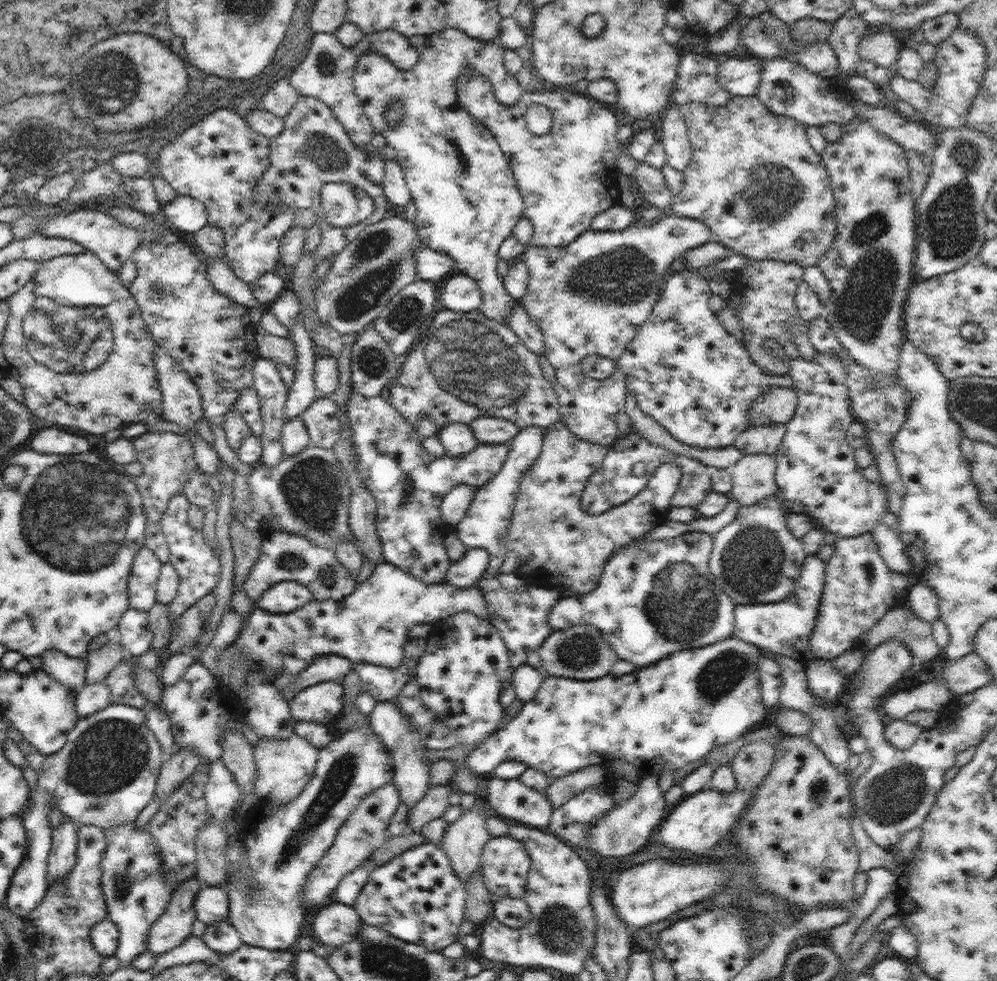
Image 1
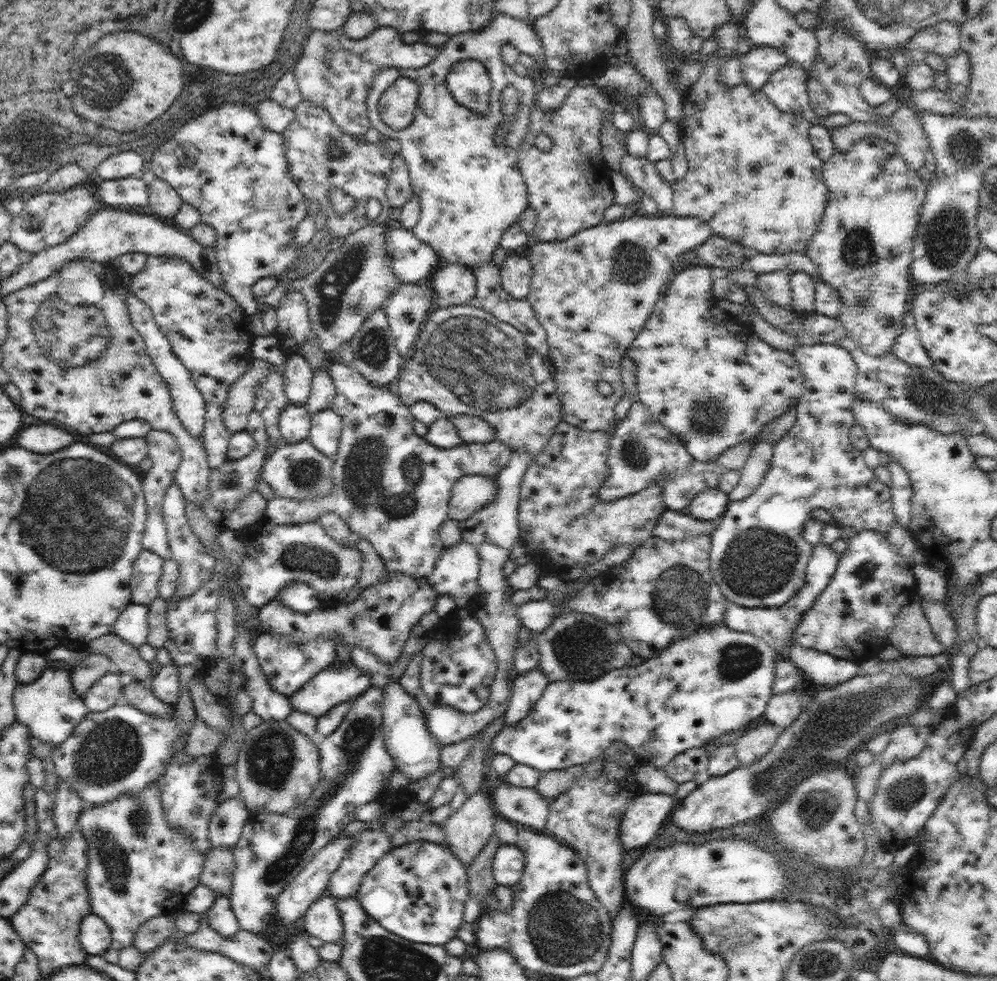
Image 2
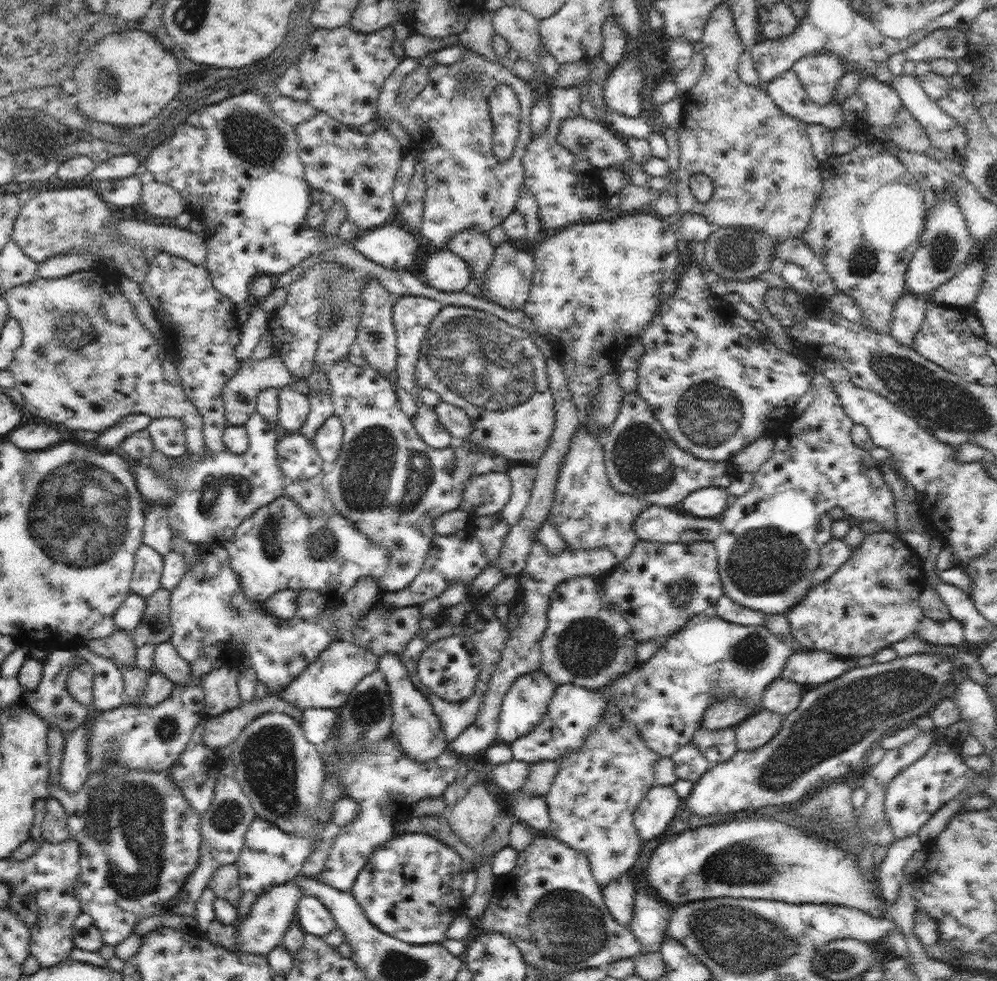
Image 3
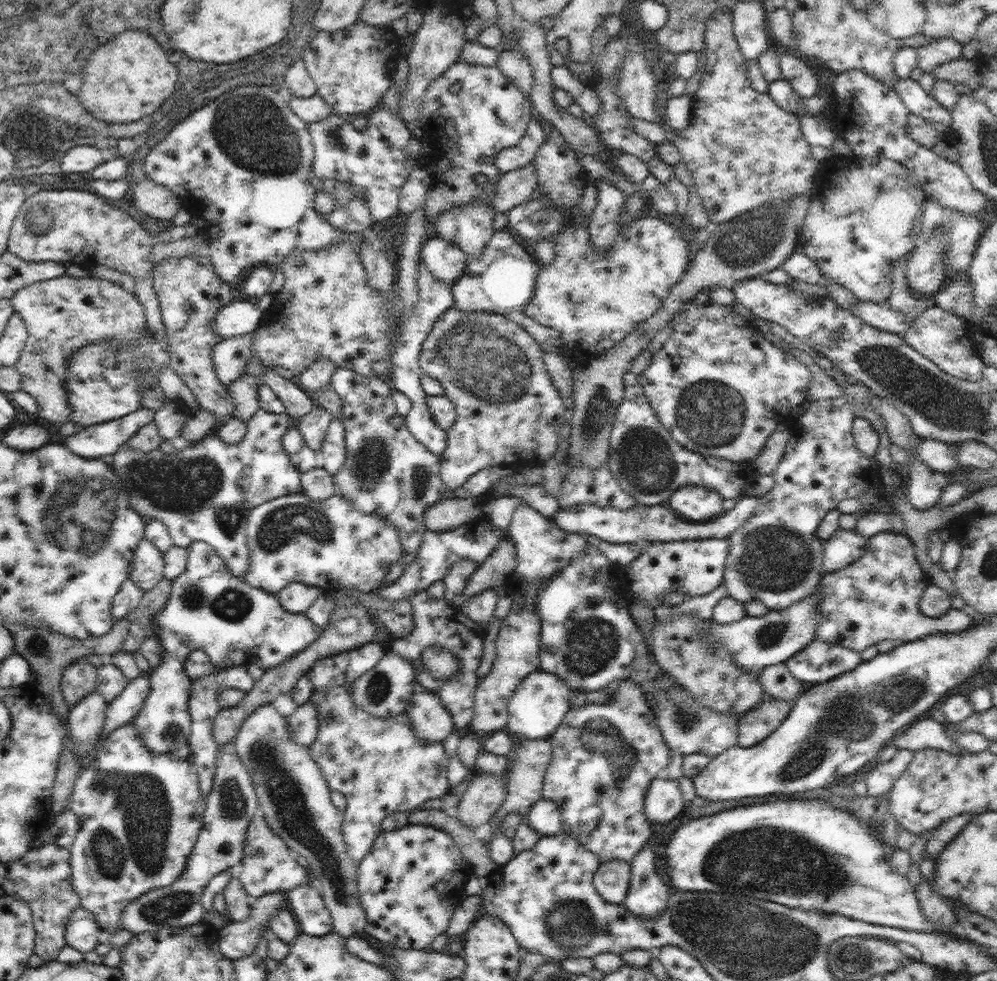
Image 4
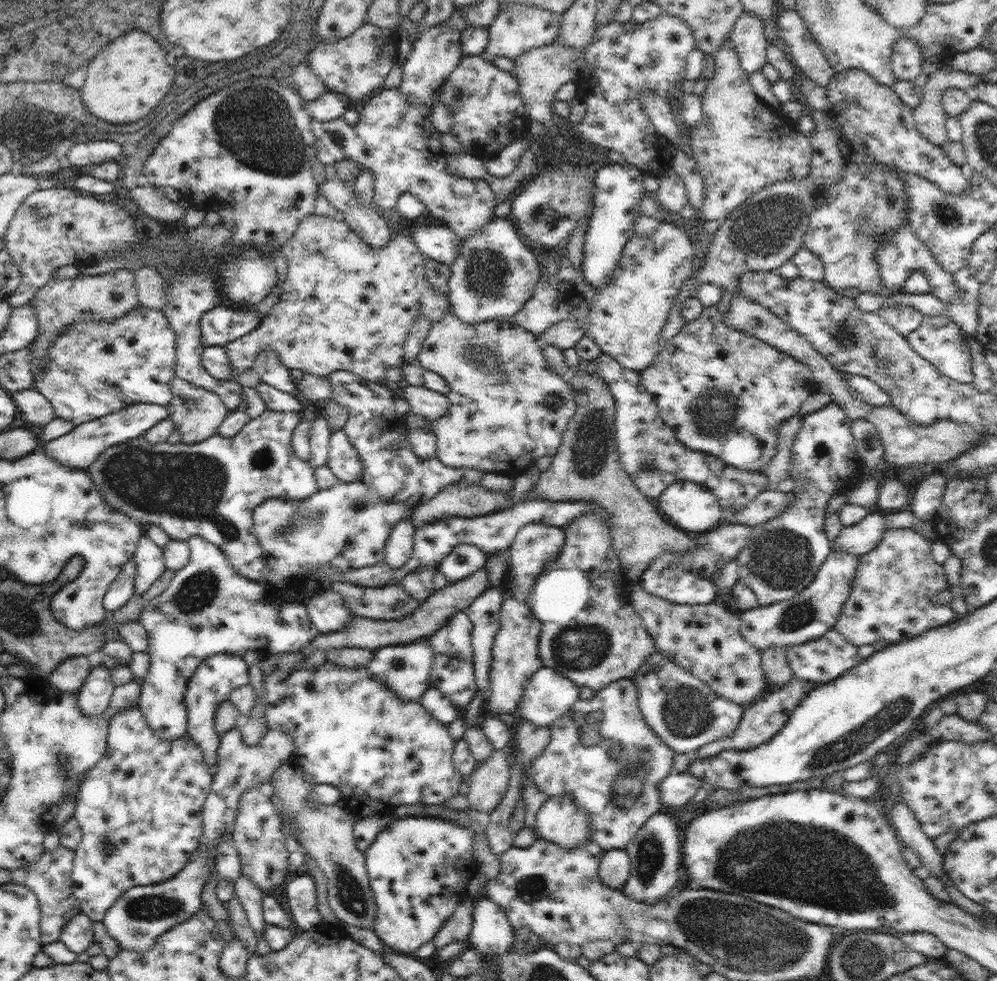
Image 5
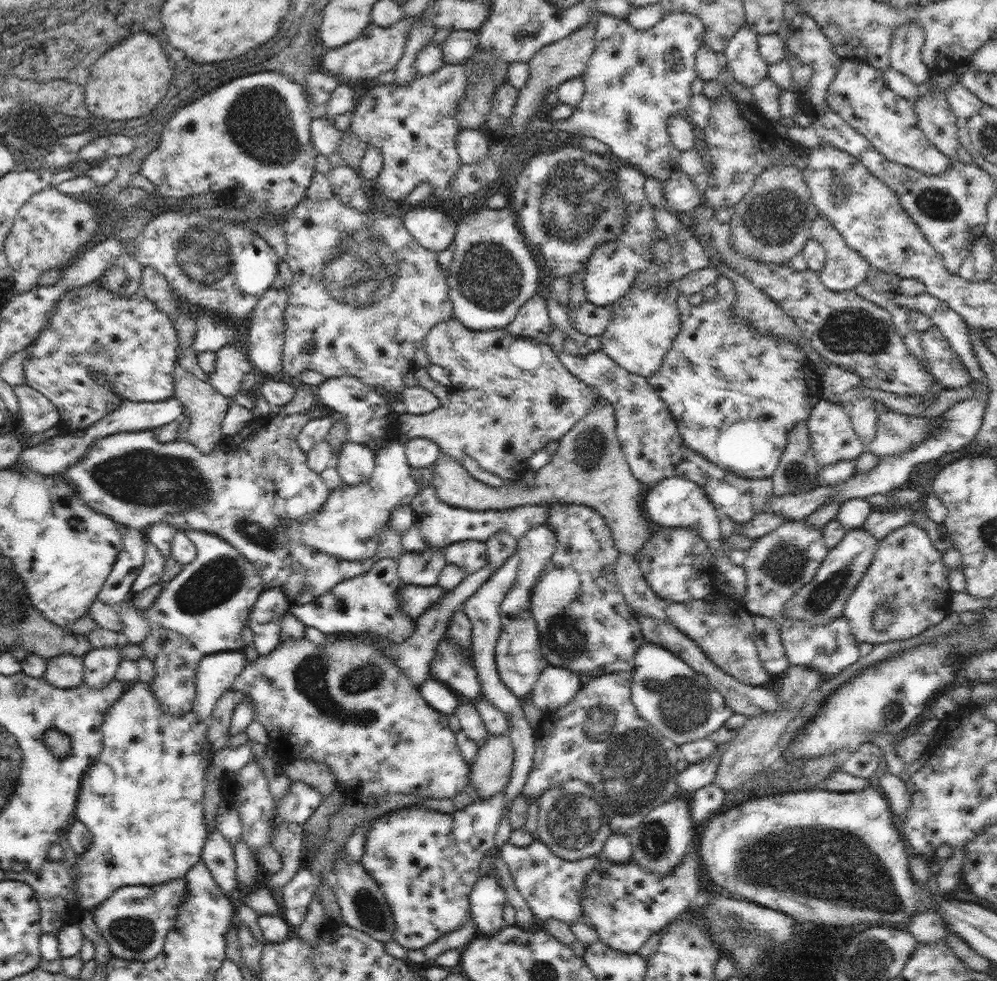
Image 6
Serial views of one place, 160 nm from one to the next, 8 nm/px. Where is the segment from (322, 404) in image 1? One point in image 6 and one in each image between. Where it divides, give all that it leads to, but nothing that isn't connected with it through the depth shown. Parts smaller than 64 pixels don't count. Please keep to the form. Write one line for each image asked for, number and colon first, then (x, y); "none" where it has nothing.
2: (325, 432)
3: (328, 439)
4: (333, 448)
5: (343, 459)
6: (355, 462)

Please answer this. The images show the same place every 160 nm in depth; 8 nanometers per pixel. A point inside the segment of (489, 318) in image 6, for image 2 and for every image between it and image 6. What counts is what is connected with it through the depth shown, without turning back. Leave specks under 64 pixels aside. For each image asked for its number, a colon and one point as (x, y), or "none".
2: (516, 271)
3: (508, 281)
4: (503, 281)
5: (495, 274)

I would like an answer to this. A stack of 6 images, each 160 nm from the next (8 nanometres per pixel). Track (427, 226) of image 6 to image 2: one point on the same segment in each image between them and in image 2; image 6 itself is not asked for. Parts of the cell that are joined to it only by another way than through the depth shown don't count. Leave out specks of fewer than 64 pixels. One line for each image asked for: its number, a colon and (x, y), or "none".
2: (454, 281)
3: (445, 270)
4: (445, 260)
5: (440, 243)

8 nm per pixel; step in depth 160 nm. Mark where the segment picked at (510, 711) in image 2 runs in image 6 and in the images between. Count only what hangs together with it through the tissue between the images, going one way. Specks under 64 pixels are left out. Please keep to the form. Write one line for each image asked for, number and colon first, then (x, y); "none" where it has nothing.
3: (525, 705)
4: (540, 703)
5: (548, 695)
6: (556, 687)

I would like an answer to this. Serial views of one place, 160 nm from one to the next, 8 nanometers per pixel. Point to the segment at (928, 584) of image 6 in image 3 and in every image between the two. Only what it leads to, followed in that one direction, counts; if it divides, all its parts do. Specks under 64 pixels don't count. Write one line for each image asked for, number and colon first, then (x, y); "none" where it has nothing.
3: (872, 601)
4: (876, 598)
5: (895, 584)

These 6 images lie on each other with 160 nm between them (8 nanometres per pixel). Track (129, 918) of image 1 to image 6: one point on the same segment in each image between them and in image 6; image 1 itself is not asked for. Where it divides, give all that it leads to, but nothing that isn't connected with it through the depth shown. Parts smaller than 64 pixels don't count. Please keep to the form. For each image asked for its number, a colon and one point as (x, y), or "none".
2: (139, 867)
3: (139, 839)
4: (140, 814)
5: (140, 809)
6: (142, 799)

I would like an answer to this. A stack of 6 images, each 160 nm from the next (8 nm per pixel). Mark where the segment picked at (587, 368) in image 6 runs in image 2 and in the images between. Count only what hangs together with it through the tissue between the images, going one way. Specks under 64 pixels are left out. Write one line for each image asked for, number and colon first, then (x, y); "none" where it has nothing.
2: (642, 451)
3: (642, 460)
4: (649, 464)
5: (651, 454)

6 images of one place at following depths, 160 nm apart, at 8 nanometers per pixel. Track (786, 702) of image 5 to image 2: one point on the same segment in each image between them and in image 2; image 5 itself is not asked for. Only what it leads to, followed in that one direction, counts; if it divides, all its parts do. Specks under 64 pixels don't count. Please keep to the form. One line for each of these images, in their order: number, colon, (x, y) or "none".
2: (757, 740)
3: (752, 733)
4: (754, 726)

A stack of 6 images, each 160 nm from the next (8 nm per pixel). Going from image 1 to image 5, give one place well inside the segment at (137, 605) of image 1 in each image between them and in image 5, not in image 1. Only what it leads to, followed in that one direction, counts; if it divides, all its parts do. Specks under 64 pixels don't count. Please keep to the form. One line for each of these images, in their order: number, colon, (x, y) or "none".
2: (144, 583)
3: (146, 579)
4: (148, 565)
5: (149, 562)

